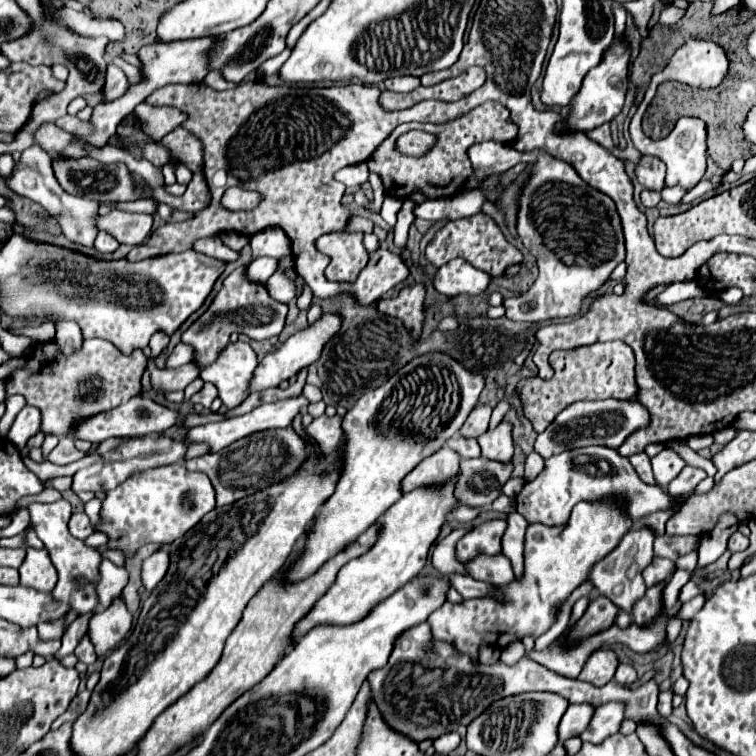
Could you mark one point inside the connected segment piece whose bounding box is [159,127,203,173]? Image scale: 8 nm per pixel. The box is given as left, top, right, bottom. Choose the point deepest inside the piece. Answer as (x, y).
(186, 148)

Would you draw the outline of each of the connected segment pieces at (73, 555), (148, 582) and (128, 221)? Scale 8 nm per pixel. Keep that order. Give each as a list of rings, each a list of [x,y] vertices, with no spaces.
[[[59,499],[55,503],[31,503],[29,505],[31,511],[31,523],[35,525],[35,533],[37,537],[45,543],[45,549],[49,551],[49,557],[59,573],[59,581],[55,585],[55,589],[51,591],[51,597],[57,603],[67,603],[69,611],[71,609],[77,615],[85,615],[97,609],[99,599],[97,599],[97,583],[101,579],[99,575],[99,565],[103,561],[101,553],[89,545],[85,545],[85,541],[75,539],[69,533],[69,517],[72,515],[71,503],[67,499]]]
[[[159,549],[155,551],[151,557],[147,557],[147,561],[143,561],[143,585],[151,591],[167,573],[167,565],[169,565],[169,551],[167,549]]]
[[[111,209],[107,217],[97,219],[97,227],[109,231],[113,237],[117,237],[119,243],[127,245],[139,245],[147,239],[151,233],[153,217],[145,213],[123,213],[117,209]]]

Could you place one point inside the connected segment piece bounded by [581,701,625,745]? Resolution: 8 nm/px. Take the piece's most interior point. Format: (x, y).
(607, 720)

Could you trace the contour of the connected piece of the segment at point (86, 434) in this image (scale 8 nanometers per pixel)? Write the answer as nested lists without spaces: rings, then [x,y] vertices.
[[[133,397],[111,411],[97,413],[97,415],[91,415],[91,417],[85,417],[83,421],[79,421],[73,427],[75,429],[73,437],[87,439],[91,443],[101,443],[109,437],[143,437],[143,435],[151,435],[151,433],[163,433],[165,429],[169,429],[175,423],[177,423],[175,411],[151,401],[149,397]]]

